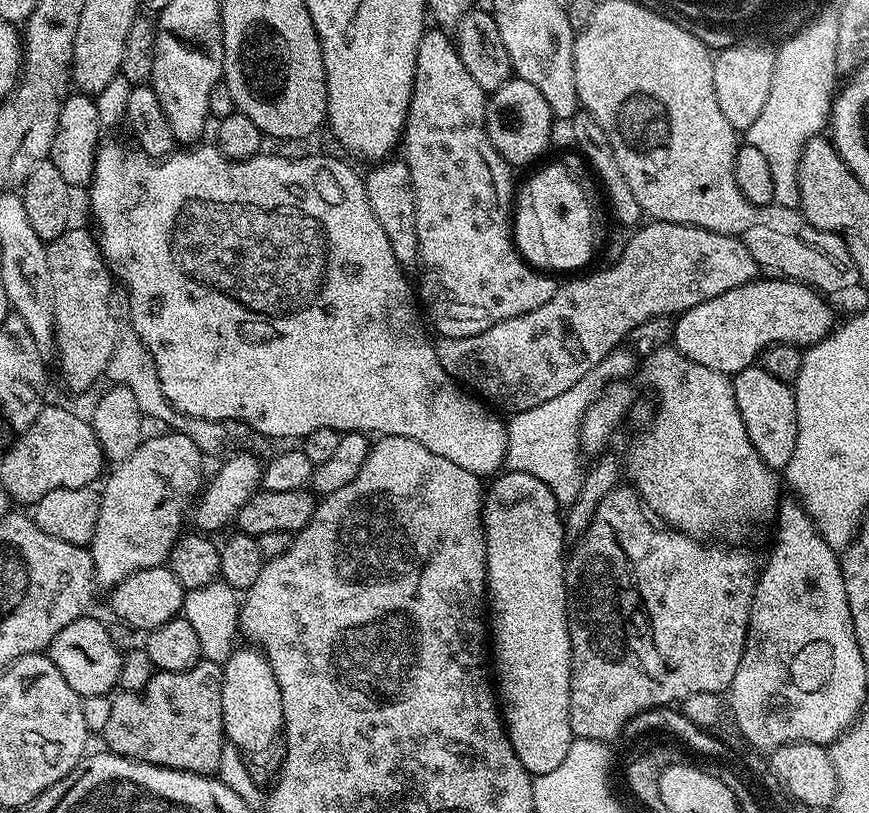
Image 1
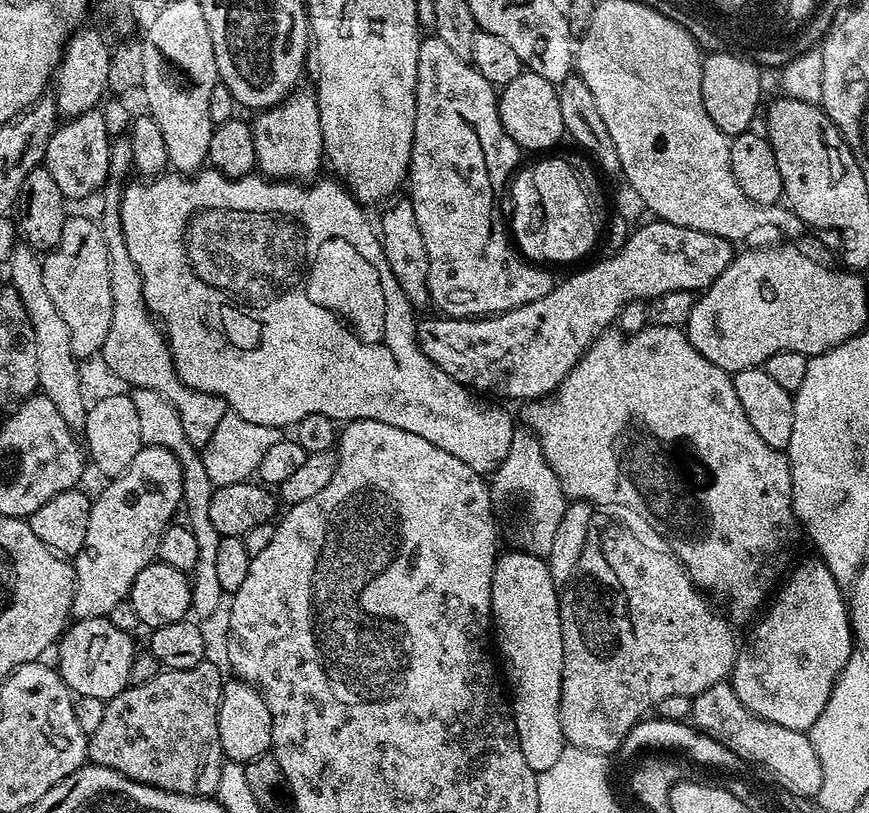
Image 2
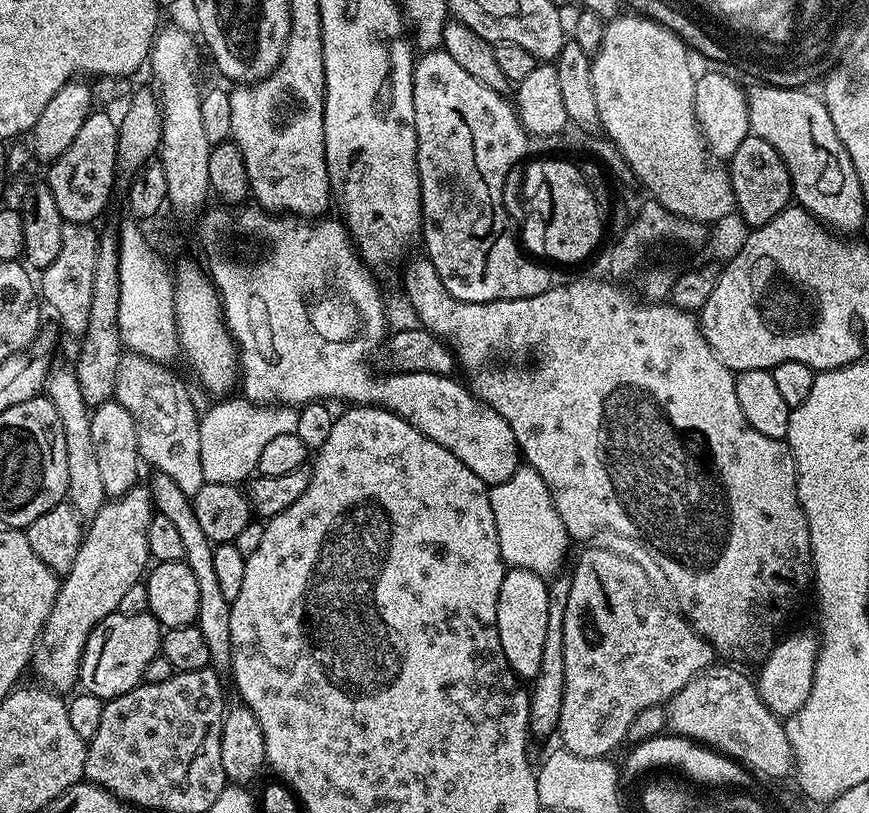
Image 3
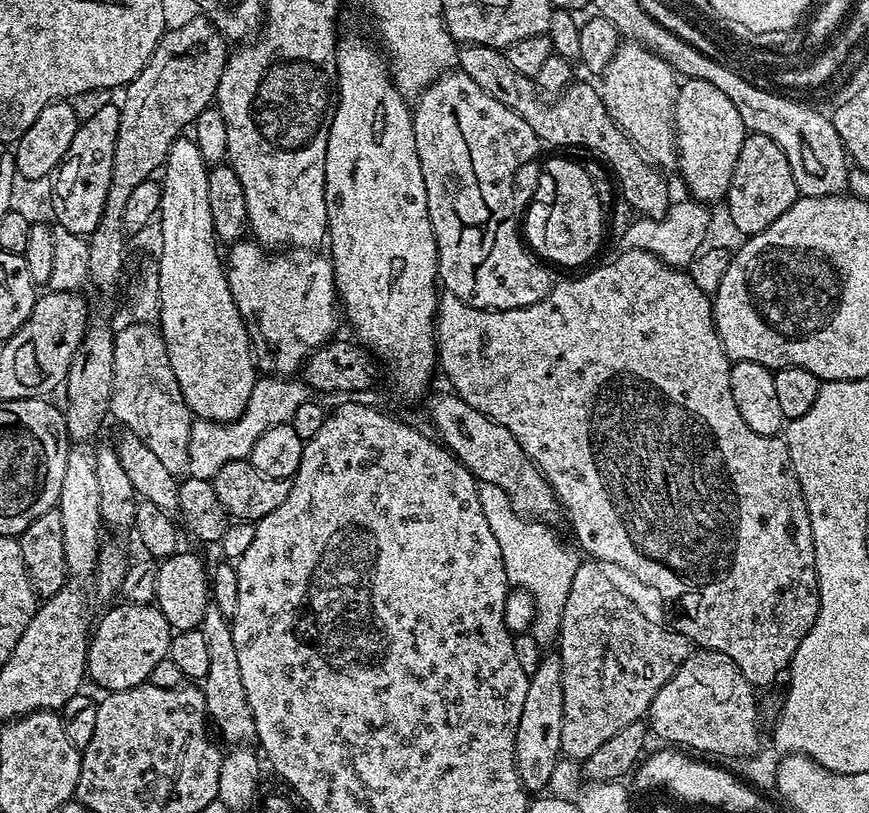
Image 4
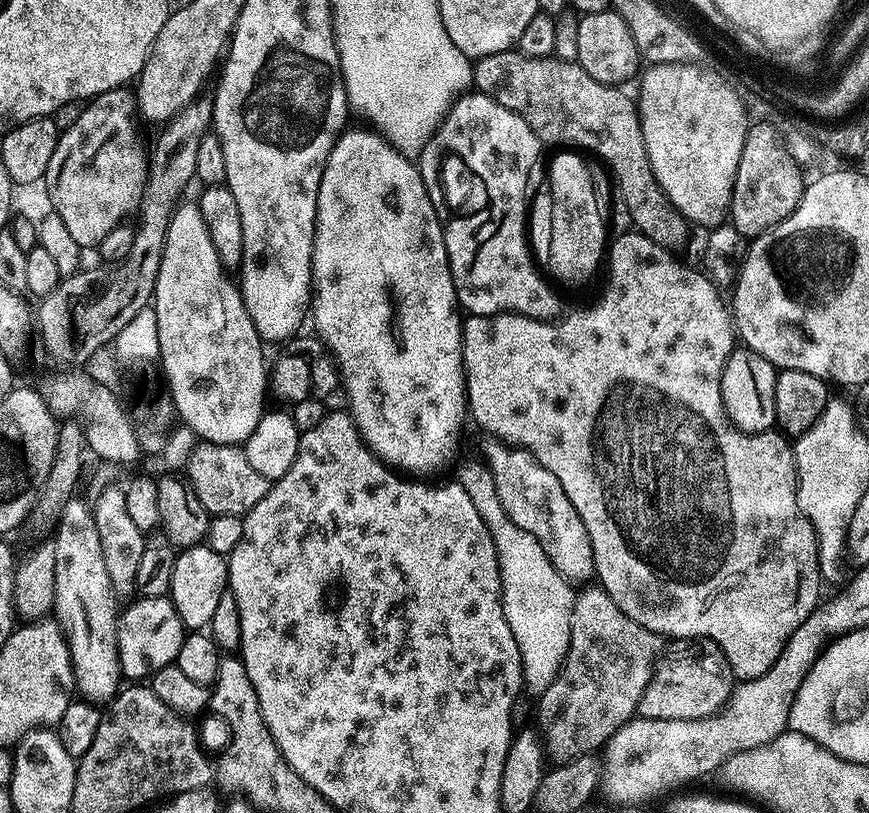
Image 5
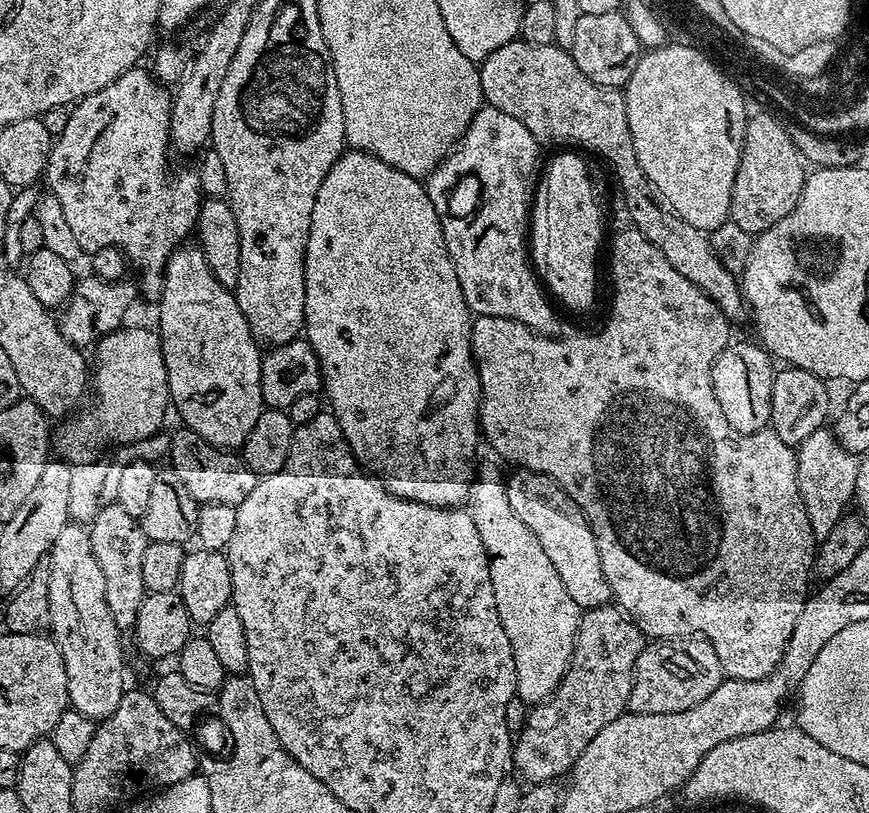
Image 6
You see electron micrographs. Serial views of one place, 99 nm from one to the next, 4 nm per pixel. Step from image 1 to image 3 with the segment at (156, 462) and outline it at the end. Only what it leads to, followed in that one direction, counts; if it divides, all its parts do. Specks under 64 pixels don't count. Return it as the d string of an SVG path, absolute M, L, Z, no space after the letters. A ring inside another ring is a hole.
M137 486L126 494L105 499L98 514L87 521L78 558L74 558L74 566L70 566L61 579L60 592L40 633L36 651L32 654L30 668L36 671L40 679L37 681L43 687L57 694L71 693L77 687L86 638L90 638L94 626L98 626L102 618L119 609L126 590L141 583L149 567L146 530L150 528L153 515L151 487Z

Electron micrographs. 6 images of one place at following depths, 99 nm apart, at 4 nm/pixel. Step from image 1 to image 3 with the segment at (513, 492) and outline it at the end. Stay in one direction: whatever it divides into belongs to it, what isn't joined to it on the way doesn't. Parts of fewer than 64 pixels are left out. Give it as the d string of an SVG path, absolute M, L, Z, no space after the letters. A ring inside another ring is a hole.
M508 568L502 578L502 590L498 590L498 638L502 642L502 654L510 662L512 671L521 678L535 678L538 666L542 666L542 648L546 646L546 622L549 621L549 581L530 570Z

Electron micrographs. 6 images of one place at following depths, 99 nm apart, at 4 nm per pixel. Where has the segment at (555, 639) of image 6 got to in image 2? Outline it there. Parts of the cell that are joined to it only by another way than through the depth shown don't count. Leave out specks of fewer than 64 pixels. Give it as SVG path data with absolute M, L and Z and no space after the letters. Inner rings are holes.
M520 426L513 431L510 454L506 454L502 466L491 473L490 487L497 501L504 500L507 496L521 496L524 499L524 521L520 524L519 547L535 556L546 557L553 543L553 535L557 532L558 522L570 501L564 495L558 476L546 462L540 441L527 427Z

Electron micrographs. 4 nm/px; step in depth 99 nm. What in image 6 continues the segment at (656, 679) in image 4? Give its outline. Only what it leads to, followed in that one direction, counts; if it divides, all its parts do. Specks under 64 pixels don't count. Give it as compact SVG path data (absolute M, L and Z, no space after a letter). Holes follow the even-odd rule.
M615 607L593 608L581 615L576 648L564 681L543 704L529 711L532 713L512 746L510 764L513 769L516 767L515 775L525 785L556 782L560 775L571 773L582 750L598 738L598 732L625 715L632 676L645 646L644 633Z

